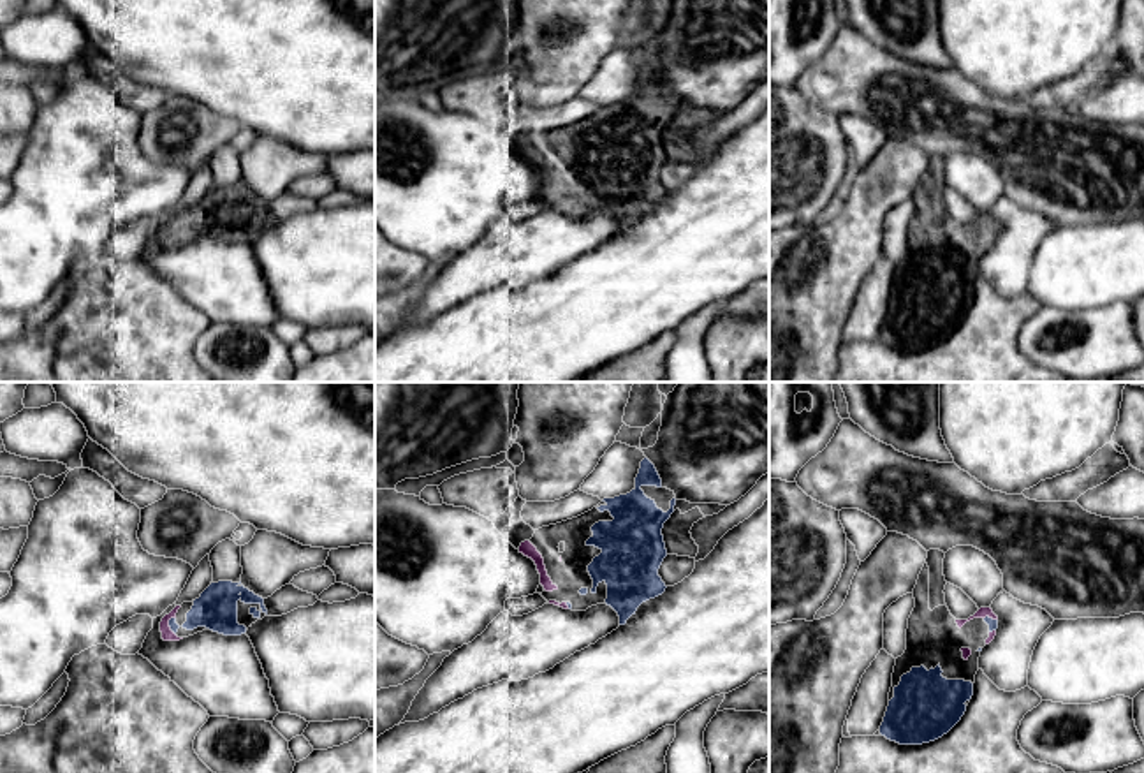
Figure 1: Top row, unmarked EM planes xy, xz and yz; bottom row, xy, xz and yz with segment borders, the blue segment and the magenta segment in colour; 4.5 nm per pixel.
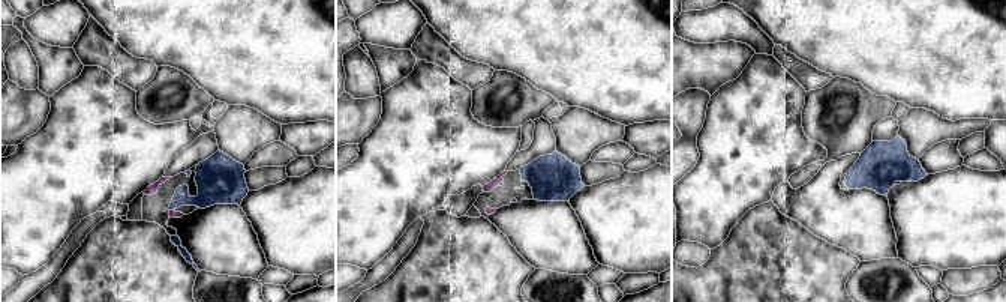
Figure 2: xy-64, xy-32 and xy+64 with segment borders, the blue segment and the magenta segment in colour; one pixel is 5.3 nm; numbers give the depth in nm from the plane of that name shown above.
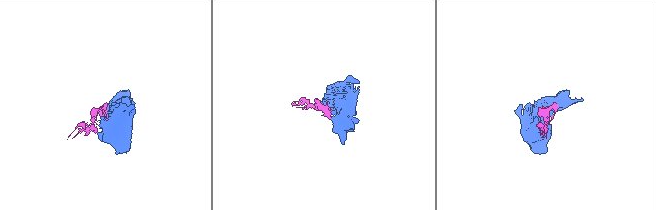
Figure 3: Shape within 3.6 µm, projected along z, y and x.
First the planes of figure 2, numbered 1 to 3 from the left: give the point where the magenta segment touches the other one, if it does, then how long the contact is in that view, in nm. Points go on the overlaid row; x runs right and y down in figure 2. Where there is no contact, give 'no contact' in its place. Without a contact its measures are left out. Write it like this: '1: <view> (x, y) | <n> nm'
1: xy-64 (171, 209) | 30 nm
2: xy-32 (500, 184) | 40 nm
3: no contact

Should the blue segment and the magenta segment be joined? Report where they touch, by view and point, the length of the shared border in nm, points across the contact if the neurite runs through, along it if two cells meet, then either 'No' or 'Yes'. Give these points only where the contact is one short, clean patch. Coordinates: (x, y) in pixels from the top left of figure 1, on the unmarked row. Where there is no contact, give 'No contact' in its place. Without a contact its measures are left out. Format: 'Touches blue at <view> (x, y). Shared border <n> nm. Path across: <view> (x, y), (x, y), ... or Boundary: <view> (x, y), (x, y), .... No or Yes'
Touches blue at xy (169, 231). Shared border 90 nm. Yes

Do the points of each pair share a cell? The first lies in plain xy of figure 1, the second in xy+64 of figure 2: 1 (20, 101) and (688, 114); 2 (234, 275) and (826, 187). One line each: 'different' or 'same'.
1: same
2: same

